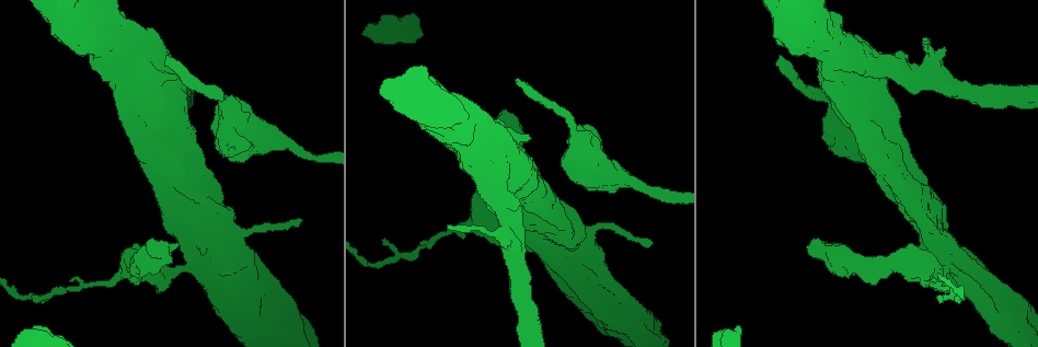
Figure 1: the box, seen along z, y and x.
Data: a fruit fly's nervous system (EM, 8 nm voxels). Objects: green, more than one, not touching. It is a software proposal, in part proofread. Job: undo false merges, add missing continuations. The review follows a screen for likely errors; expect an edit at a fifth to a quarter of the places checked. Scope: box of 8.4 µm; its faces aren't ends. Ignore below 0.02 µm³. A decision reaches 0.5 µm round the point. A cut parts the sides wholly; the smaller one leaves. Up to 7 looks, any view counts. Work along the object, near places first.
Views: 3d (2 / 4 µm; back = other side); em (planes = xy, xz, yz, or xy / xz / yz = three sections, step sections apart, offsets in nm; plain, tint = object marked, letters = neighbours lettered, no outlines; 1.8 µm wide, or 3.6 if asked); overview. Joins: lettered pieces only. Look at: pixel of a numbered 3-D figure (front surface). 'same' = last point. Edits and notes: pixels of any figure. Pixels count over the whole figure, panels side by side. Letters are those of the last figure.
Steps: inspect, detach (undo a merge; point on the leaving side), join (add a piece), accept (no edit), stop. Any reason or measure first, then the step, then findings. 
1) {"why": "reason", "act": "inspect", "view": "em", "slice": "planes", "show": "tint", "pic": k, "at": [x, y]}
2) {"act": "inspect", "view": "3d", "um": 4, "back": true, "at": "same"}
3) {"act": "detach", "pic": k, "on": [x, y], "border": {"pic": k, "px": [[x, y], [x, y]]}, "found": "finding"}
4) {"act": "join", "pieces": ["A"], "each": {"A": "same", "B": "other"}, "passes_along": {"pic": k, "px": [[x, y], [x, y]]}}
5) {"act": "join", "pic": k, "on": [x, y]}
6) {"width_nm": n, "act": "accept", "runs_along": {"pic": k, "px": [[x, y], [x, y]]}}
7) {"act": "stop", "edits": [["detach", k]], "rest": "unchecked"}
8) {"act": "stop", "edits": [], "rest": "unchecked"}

{"why": "free end", "act": "inspect", "view": "em", "slice": "xy", "step": 4, "show": "letters", "pic": 1, "at": [938, 297]}

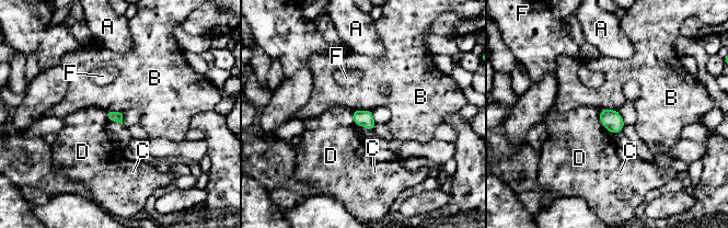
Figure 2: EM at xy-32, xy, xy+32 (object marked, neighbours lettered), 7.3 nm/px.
{"why": "another direction", "act": "inspect", "view": "em", "slice": "planes", "show": "letters", "at": "same"}

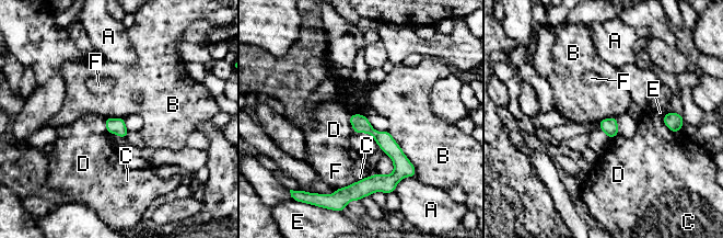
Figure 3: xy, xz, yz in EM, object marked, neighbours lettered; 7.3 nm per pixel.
{"act": "accept", "each": {"A": "other", "B": "other", "C": "other", "D": "other", "E": "other", "F": "other"}, "border": {"pic": 3, "px": [[387, 131], [414, 166], [416, 174]]}, "found": "none of them fits"}

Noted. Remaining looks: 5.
{"why": "side arm on a straight run", "act": "inspect", "view": "em", "slice": "xz", "step": 4, "show": "letters", "pic": 1, "at": [918, 76]}

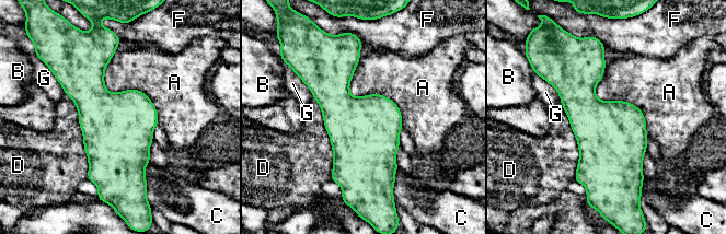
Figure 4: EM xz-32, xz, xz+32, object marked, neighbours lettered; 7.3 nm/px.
{"longest_contact_nm": ["A", 600], "act": "accept", "each": {"A": "other", "B": "other", "C": "other", "D": "other", "F": "other", "G": "other"}, "found": "all the same neuron"}

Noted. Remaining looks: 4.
{"why": "free end", "act": "inspect", "view": "em", "slice": "planes", "show": "letters", "pic": 1, "at": [165, 64]}

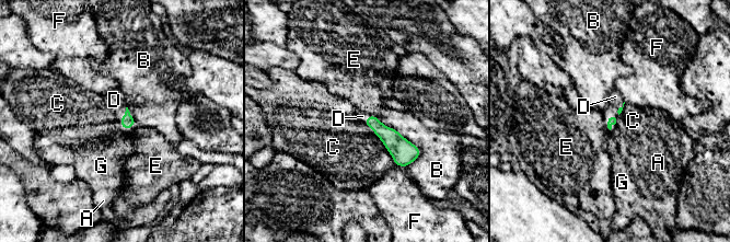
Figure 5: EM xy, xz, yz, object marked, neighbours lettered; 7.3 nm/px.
{"act": "join", "pieces": ["D"], "each": {"A": "other", "B": "other", "C": "other", "D": "same", "E": "other", "F": "other", "G": "other"}, "passes_along": {"pic": 5, "px": [[127, 120], [125, 114], [114, 100]]}, "found": "it goes on there"}

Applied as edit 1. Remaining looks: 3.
{"act": "stop", "edits": [["join", 5]], "rest": "unchecked"}

